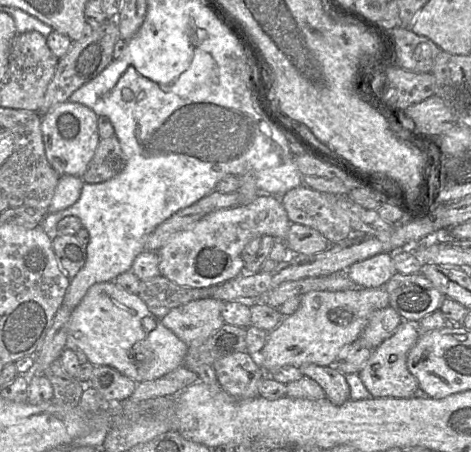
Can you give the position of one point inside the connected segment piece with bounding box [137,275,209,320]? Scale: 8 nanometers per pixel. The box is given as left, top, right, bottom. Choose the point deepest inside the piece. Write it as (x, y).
(160, 294)

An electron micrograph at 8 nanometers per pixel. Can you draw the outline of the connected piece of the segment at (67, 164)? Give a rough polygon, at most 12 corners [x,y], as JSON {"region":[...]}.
{"region":[[68,100],[42,115],[45,155],[82,177],[100,140],[95,112]]}

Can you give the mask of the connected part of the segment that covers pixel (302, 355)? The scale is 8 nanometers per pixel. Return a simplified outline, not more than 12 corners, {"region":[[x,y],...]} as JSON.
{"region":[[384,286],[310,291],[251,355],[265,372],[330,366]]}

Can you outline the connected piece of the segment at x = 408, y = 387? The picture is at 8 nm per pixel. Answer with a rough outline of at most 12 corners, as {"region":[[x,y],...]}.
{"region":[[402,320],[358,373],[372,397],[419,389],[407,355],[420,336]]}

